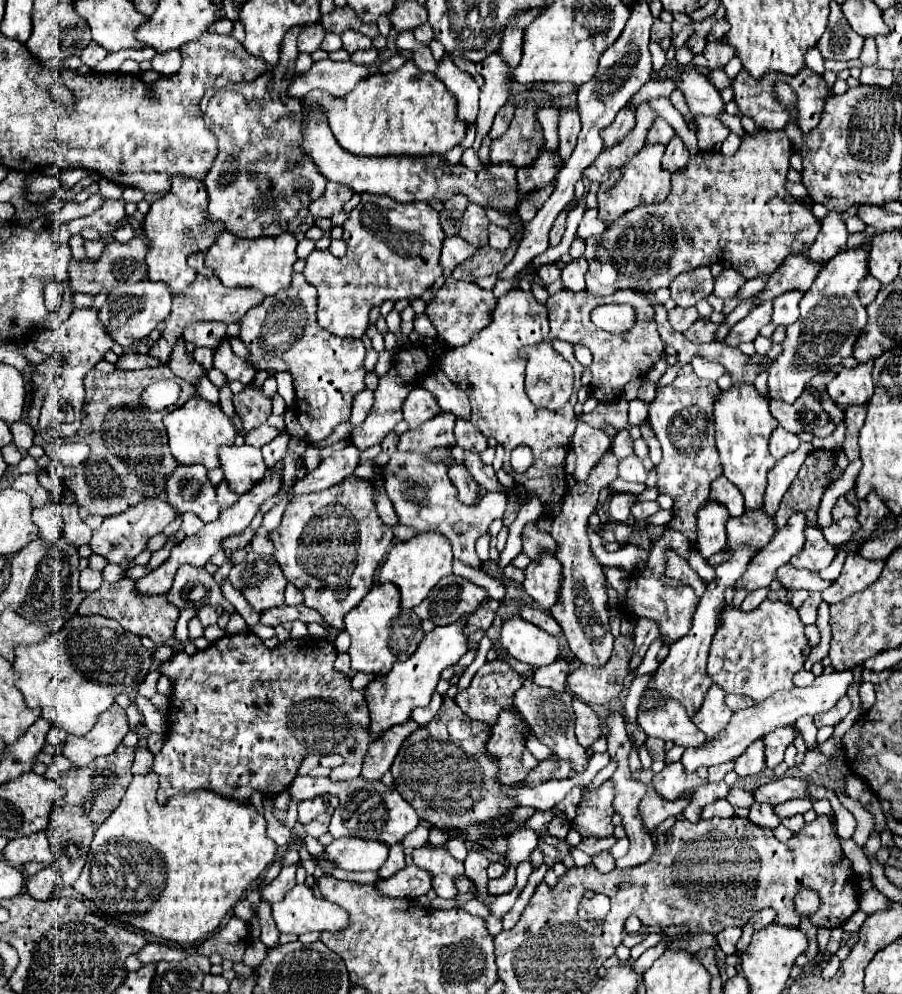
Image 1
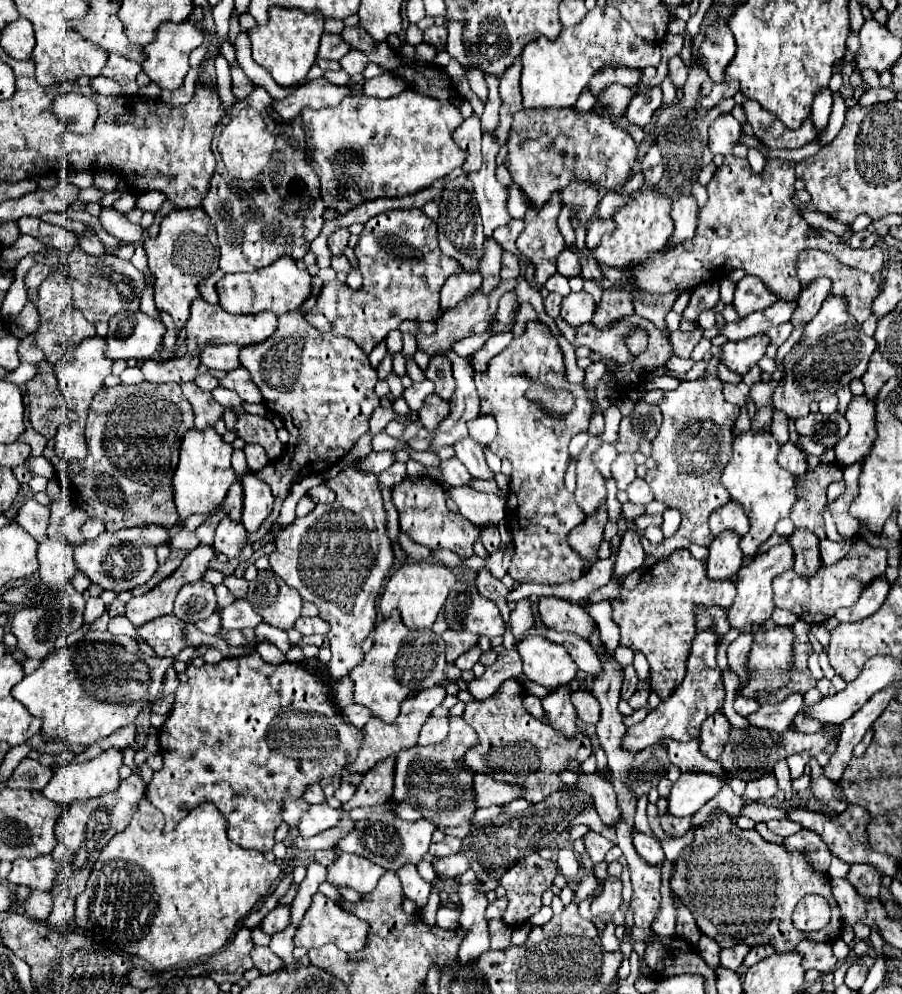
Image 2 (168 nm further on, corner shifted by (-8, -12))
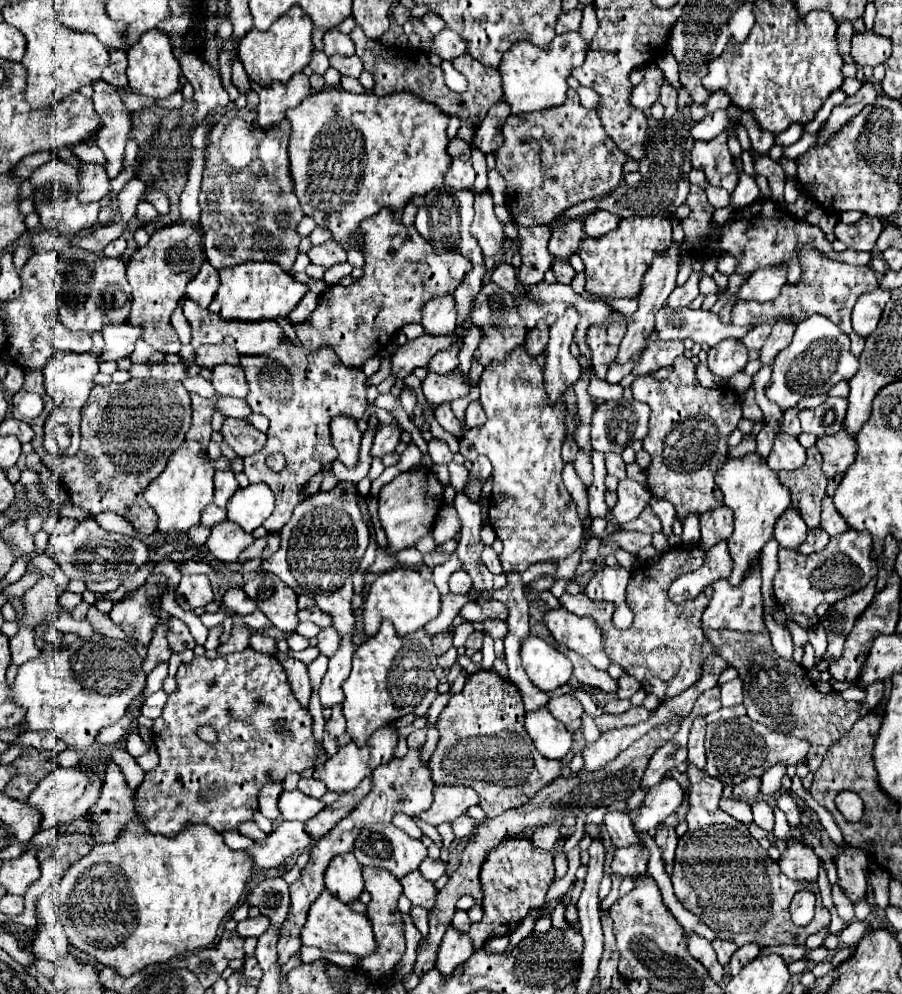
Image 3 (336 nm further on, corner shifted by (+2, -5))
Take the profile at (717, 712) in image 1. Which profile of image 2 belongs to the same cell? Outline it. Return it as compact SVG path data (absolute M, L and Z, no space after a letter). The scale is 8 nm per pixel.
M716 711L714 715L710 715L710 719L706 719L700 729L702 753L708 759L716 761L718 755L724 751L724 743L728 743L728 739L730 739L730 731L732 731L732 725L722 711Z

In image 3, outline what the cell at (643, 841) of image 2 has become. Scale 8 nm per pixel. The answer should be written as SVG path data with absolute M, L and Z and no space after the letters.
M628 846L614 852L614 860L610 868L612 874L626 878L626 876L646 874L646 864L648 864L648 850L642 846Z

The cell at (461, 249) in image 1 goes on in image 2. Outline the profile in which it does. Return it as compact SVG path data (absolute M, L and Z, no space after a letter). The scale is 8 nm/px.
M458 271L458 275L450 275L450 279L444 283L440 293L440 307L446 311L450 307L456 307L462 299L470 297L478 287L482 285L480 271Z

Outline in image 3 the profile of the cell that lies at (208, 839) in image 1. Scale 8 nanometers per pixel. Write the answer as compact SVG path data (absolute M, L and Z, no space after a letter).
M138 818L132 820L132 824L128 826L128 832L122 834L116 842L112 844L98 844L90 850L90 854L86 854L80 862L76 862L74 866L70 866L62 880L58 882L56 886L56 892L62 900L62 906L58 910L58 916L60 916L60 922L64 926L64 934L68 936L70 944L74 948L78 948L80 952L84 952L94 964L100 964L100 966L108 966L112 970L116 970L120 976L132 976L134 972L140 972L144 966L148 964L158 964L158 962L166 962L170 960L172 956L180 956L180 954L192 954L194 950L202 950L202 948L208 948L216 934L218 934L218 928L220 924L224 922L224 918L234 910L234 906L238 904L240 896L244 894L244 888L246 888L246 882L250 880L252 876L252 860L248 860L248 856L242 852L242 850L230 850L226 844L224 844L224 838L222 834L214 832L212 828L204 826L204 824L196 824L196 826L190 826L186 832L180 832L172 838L166 838L166 836L158 836L158 834L150 834L146 832L146 828L142 826L142 822Z

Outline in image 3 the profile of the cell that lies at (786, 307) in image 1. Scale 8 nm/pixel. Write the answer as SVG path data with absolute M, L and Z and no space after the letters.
M762 324L762 326L756 326L752 328L740 342L748 348L748 350L760 350L764 340L768 338L768 332L770 332L770 324Z

